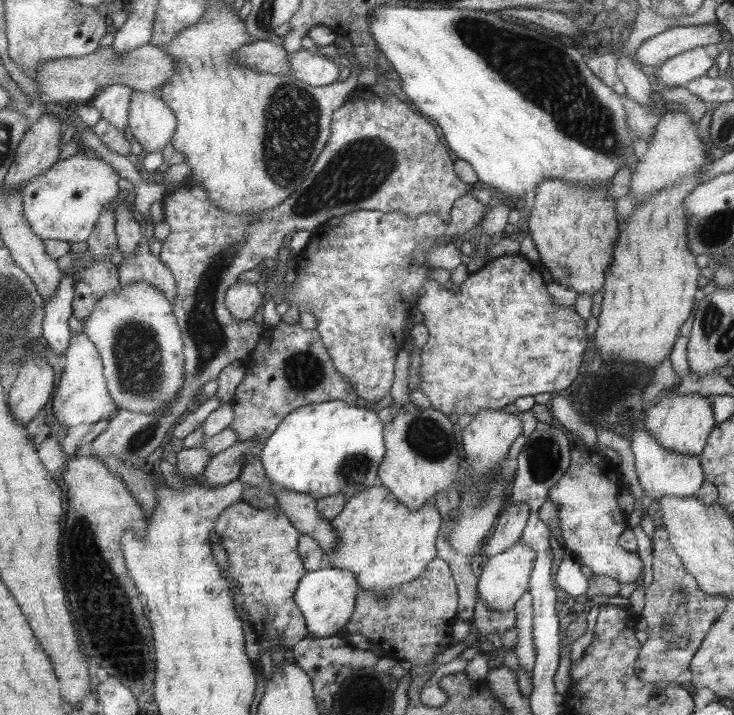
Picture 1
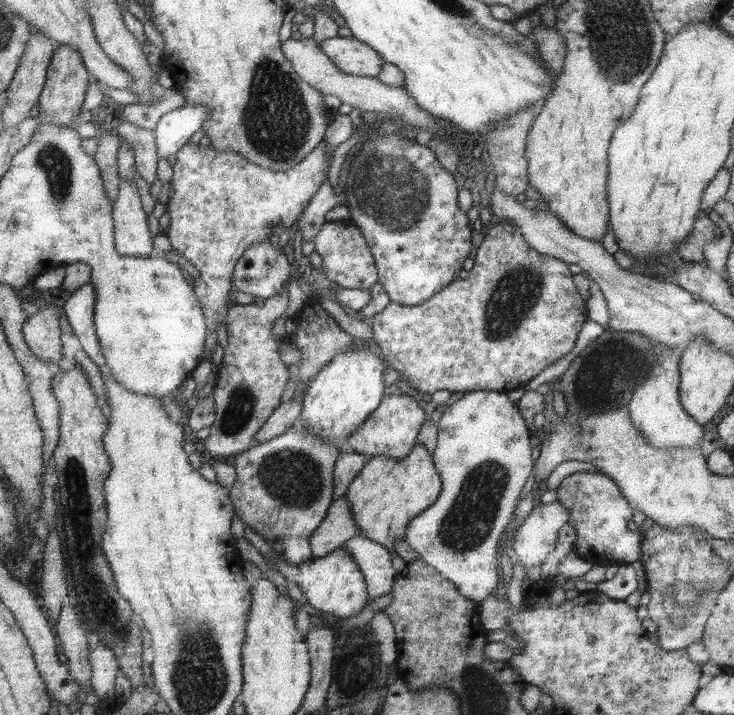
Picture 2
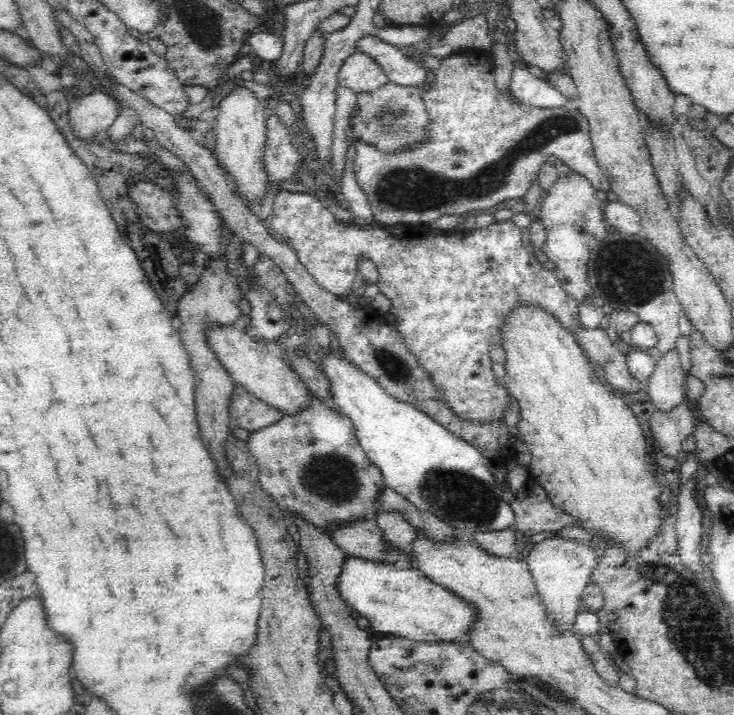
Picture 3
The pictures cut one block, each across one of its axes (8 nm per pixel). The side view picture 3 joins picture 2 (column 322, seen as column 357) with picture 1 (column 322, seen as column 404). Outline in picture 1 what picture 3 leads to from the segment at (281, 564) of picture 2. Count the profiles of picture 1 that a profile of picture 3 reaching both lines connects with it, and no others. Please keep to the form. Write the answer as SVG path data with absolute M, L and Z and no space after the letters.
M331 567L306 572L306 575L299 580L298 589L294 592L293 599L299 612L305 618L309 636L328 639L330 636L338 634L354 614L359 590L357 578L346 569Z

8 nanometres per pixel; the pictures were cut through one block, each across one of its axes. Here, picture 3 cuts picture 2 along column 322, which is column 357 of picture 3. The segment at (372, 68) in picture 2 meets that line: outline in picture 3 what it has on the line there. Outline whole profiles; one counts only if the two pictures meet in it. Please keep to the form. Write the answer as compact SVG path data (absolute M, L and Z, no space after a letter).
M364 36L354 44L354 52L364 53L383 71L389 82L399 86L421 88L428 70L402 54L400 48L375 36Z

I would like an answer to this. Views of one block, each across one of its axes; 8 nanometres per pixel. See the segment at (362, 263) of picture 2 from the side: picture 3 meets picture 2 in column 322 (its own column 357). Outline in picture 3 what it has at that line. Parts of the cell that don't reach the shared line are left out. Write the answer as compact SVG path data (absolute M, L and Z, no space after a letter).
M284 188L276 194L271 211L270 226L277 238L296 251L298 261L304 265L306 272L328 292L335 295L350 294L350 286L358 274L358 261L366 259L375 264L378 271L375 284L380 293L390 300L389 312L394 314L398 335L402 336L403 344L410 349L410 355L414 355L418 364L425 368L434 387L442 391L442 397L460 419L470 423L504 421L505 412L511 407L512 401L516 401L509 389L494 375L490 350L494 346L502 347L505 337L501 330L502 324L506 324L506 316L514 308L522 307L522 304L540 307L554 315L554 319L577 340L588 362L592 366L597 364L606 372L609 387L628 394L640 390L640 383L636 383L628 372L626 355L618 350L606 331L600 327L589 329L580 322L579 302L562 288L554 271L544 267L538 262L535 253L526 249L522 230L512 220L496 220L472 230L440 230L428 223L358 226L352 222L336 222L335 215L315 196Z

